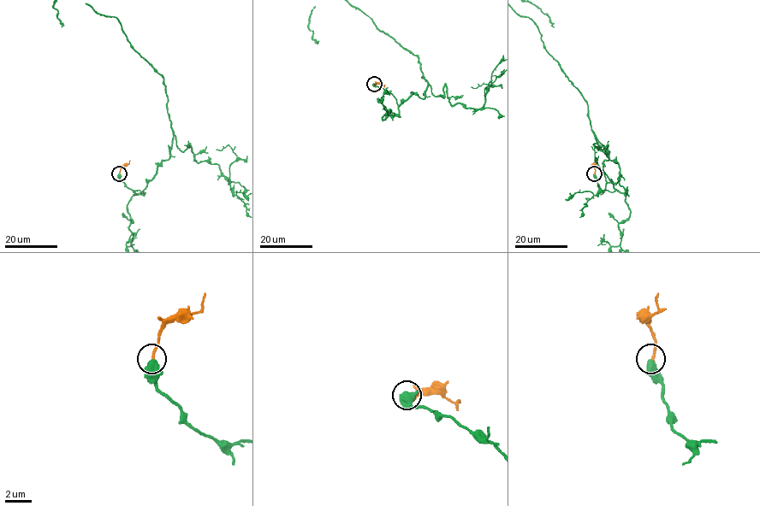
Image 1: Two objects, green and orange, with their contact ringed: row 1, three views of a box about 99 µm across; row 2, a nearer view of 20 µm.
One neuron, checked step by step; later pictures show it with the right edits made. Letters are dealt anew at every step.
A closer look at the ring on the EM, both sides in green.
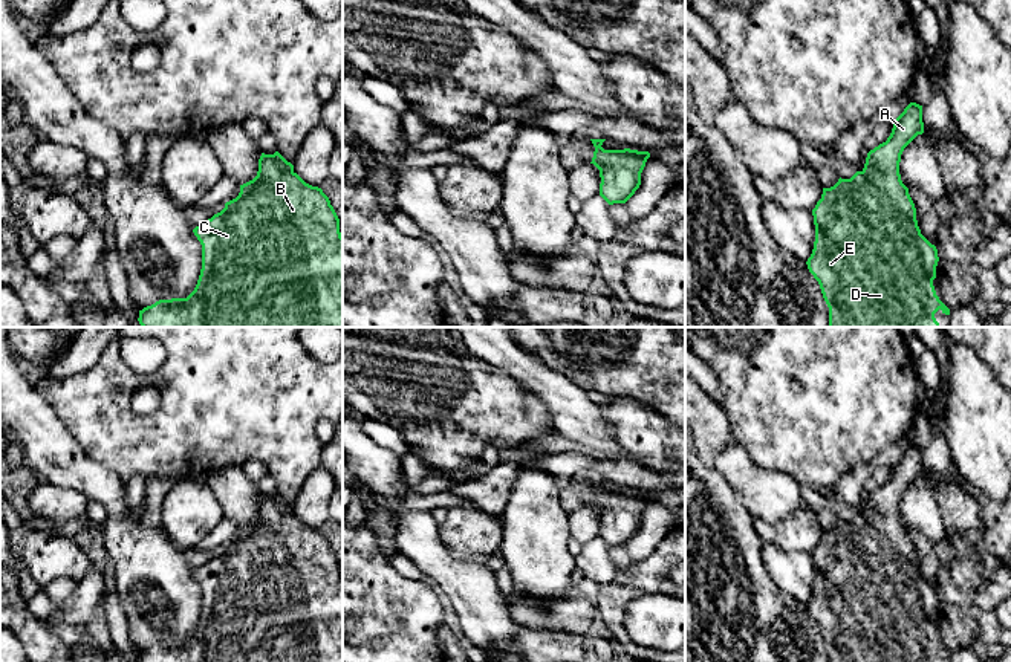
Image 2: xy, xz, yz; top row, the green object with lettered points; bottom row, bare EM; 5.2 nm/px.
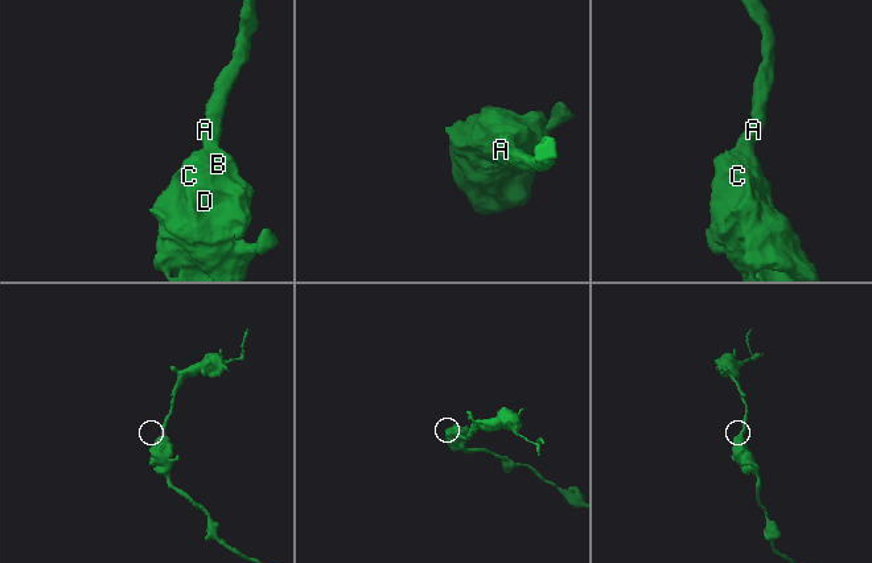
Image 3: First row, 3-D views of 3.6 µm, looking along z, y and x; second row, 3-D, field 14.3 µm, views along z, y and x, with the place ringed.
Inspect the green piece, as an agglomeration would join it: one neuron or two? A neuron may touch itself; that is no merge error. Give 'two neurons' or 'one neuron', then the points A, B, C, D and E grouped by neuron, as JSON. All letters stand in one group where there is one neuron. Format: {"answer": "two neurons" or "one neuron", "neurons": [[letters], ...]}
{"answer": "one neuron", "neurons": [["A", "B", "C", "D", "E"]]}

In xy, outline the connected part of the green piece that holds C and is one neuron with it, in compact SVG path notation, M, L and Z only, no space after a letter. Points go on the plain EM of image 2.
M278 494L262 495L257 518L236 541L193 572L202 587L202 612L187 641L159 642L138 662L343 662L343 578L321 531L306 526Z

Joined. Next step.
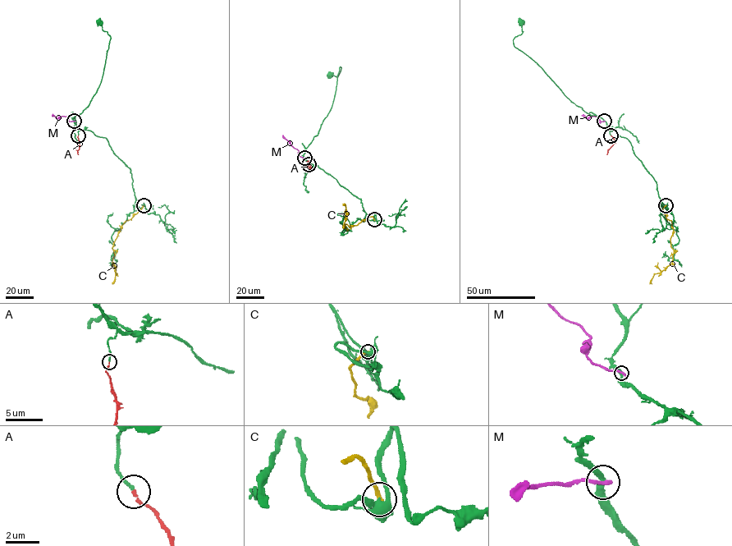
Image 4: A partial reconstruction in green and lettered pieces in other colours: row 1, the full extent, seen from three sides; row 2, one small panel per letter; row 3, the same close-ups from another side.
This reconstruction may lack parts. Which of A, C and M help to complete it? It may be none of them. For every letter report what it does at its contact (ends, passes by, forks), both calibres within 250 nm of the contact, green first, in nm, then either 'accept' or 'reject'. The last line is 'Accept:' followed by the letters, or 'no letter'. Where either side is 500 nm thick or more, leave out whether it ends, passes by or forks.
A: it ends | 150/150 nm | accept
C: it ends | 400/240 nm | reject
M: it ends | 260/280 nm | reject
Accept: A

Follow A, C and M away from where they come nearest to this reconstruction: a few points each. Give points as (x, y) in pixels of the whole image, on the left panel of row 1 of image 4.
A: (78, 135), (78, 154)
C: (143, 205), (122, 225), (115, 241), (112, 263), (116, 272), (112, 283)
M: (74, 121), (68, 121), (66, 116), (57, 118), (52, 115)

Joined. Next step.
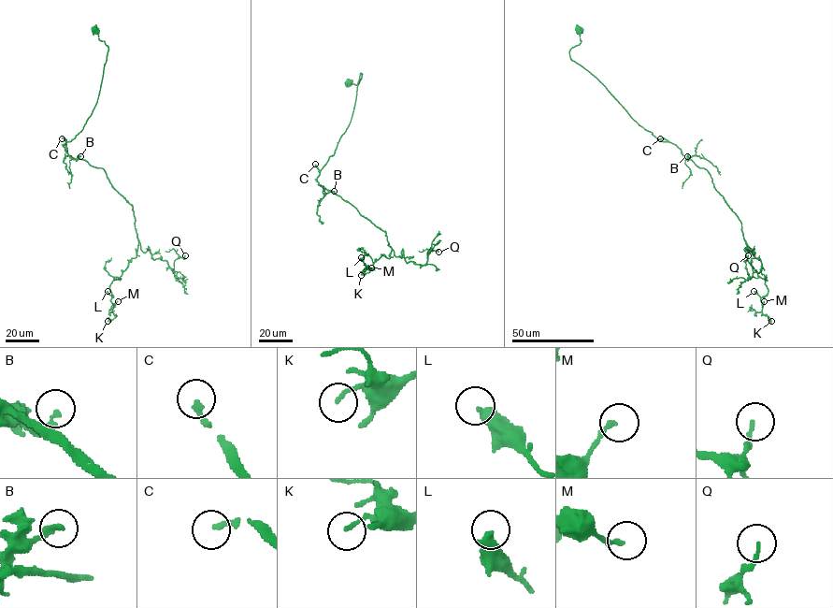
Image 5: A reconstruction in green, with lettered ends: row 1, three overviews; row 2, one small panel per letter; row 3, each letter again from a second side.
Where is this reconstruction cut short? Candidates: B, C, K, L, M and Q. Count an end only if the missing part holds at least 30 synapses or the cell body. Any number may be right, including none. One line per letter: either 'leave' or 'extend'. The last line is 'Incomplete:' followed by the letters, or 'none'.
B: leave
C: extend
K: leave
L: leave
M: leave
Q: leave
Incomplete: C

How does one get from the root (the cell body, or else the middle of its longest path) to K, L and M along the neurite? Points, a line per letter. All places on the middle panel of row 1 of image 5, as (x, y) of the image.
K: (348, 83), (362, 74), (316, 180), (386, 233), (390, 257), (361, 275)
L: (348, 83), (362, 74), (351, 122), (316, 180), (386, 233), (389, 258), (364, 271), (361, 257)
M: (348, 83), (362, 74), (351, 122), (316, 180), (386, 233), (390, 257), (371, 267)

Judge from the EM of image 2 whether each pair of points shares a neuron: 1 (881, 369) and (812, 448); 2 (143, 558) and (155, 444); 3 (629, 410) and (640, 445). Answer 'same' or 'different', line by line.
1: same
2: different
3: same

